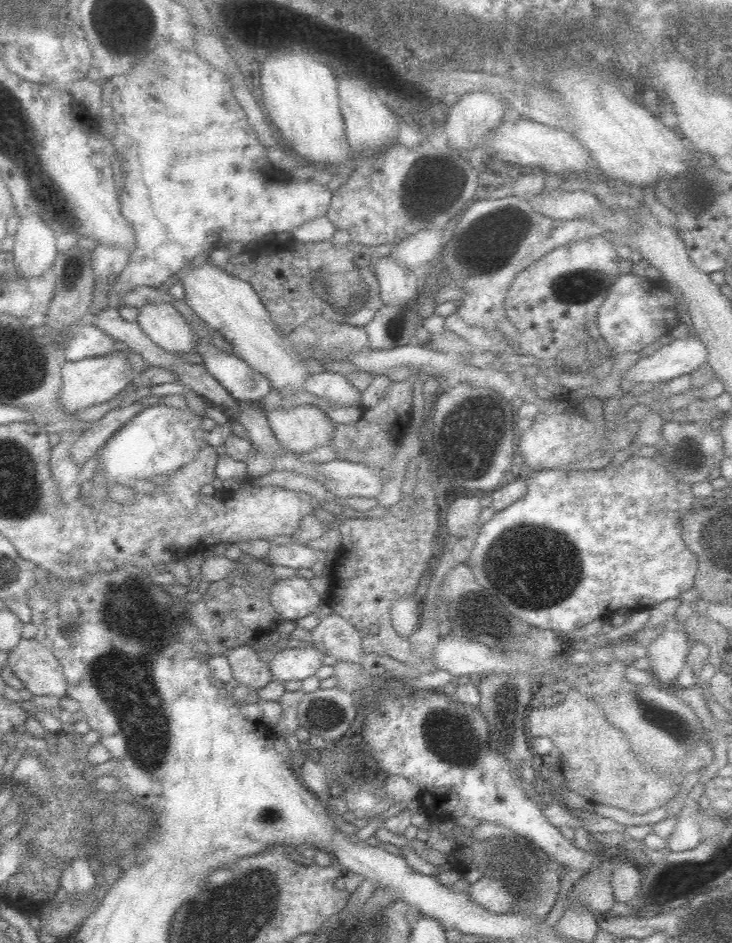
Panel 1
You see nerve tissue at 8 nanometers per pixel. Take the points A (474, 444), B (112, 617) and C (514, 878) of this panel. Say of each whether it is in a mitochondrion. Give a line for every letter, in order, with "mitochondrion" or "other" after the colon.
A: mitochondrion
B: mitochondrion
C: mitochondrion

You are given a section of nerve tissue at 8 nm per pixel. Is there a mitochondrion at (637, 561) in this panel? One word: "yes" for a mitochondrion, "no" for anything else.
no

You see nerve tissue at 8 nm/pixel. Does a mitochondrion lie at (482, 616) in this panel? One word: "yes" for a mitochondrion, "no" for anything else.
yes

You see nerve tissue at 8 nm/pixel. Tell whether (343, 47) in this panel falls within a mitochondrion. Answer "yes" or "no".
no

